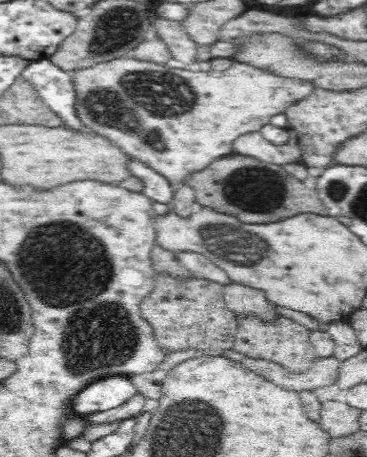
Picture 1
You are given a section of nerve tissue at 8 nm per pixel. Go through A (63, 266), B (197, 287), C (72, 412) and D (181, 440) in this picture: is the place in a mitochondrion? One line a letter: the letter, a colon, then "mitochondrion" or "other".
A: mitochondrion
B: other
C: other
D: mitochondrion

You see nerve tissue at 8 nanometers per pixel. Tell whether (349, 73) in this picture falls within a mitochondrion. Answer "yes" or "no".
yes

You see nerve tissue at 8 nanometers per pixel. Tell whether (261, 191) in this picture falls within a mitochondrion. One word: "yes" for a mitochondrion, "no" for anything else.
yes

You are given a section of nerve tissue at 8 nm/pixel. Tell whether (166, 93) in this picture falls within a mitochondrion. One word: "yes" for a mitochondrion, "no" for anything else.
yes

